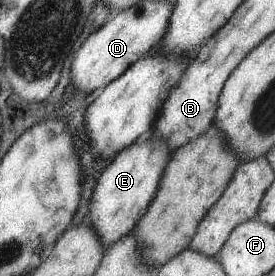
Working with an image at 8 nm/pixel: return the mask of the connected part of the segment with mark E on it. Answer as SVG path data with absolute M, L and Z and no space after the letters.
M148 134L122 148L98 176L96 187L88 202L86 217L90 220L94 232L100 236L104 248L116 242L118 238L130 234L138 220L146 213L158 190L164 166L168 164L171 152L164 140Z

